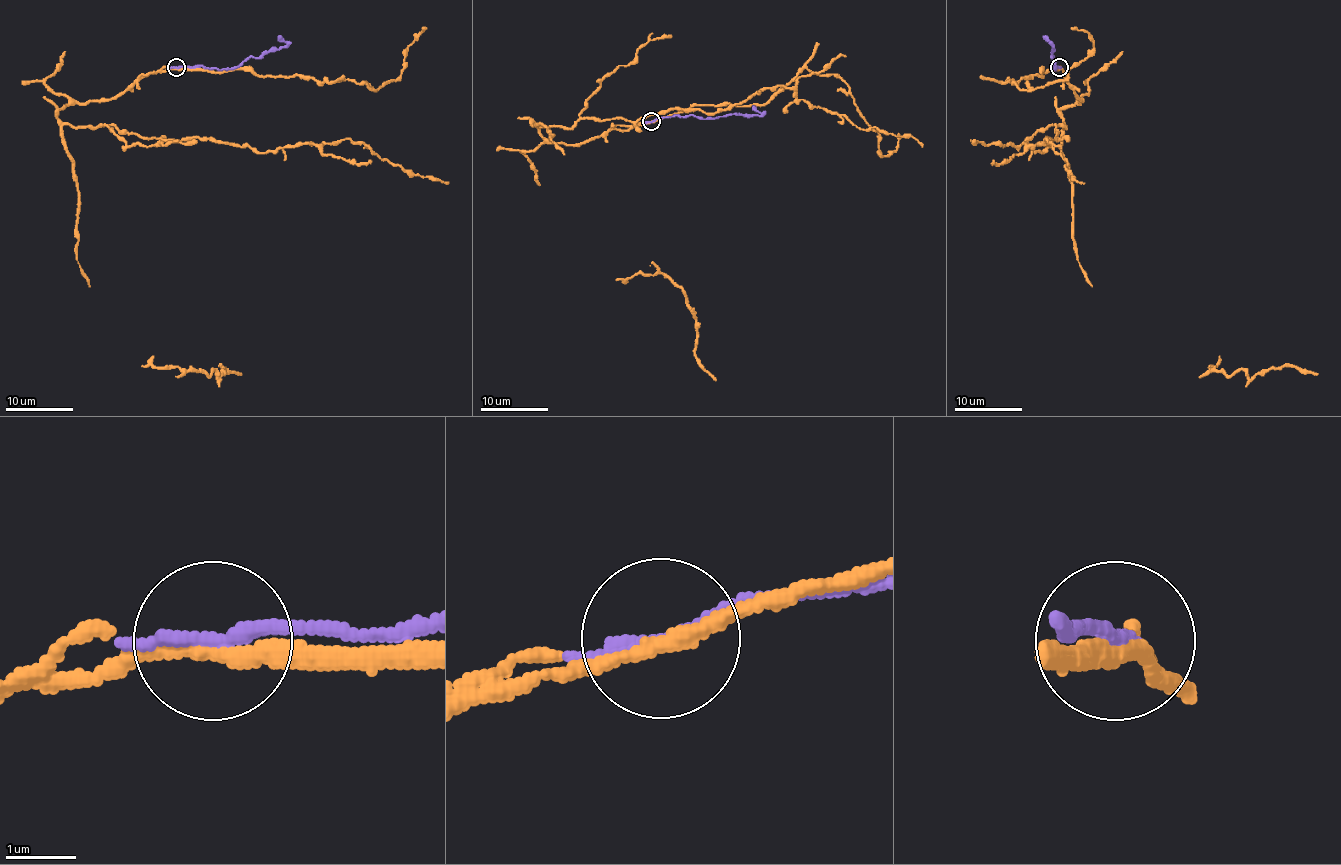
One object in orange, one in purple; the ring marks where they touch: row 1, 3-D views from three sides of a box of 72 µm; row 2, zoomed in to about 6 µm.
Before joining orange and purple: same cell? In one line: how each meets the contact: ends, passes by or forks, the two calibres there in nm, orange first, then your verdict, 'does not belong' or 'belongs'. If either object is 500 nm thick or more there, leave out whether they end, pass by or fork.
orange passes by; purple passes by; calibres 240 and 200 nm; belongs

